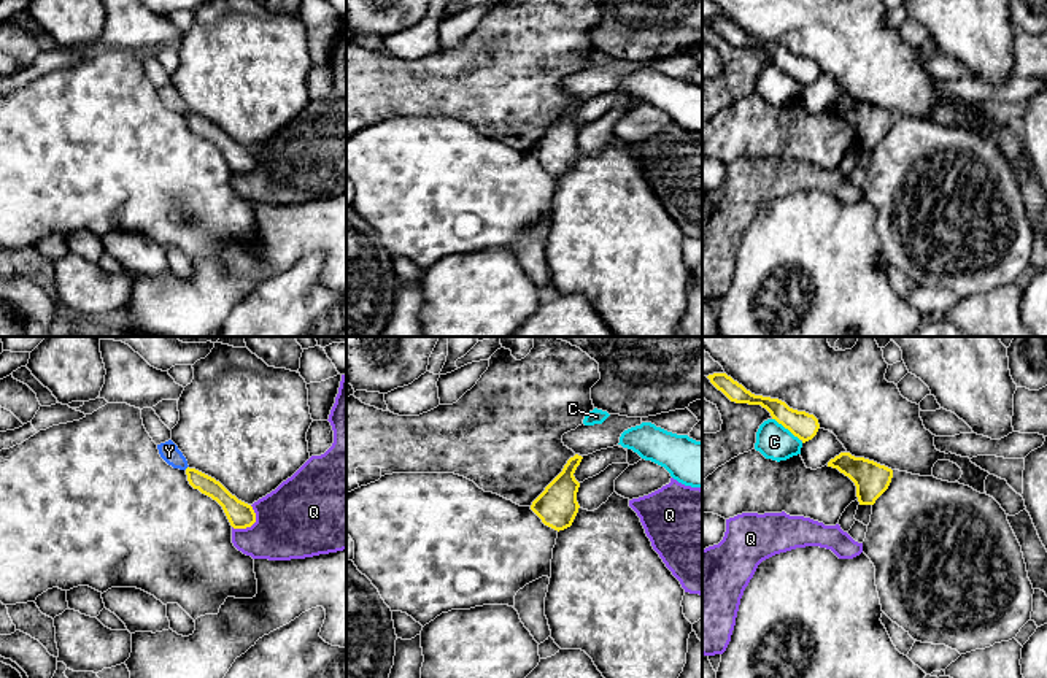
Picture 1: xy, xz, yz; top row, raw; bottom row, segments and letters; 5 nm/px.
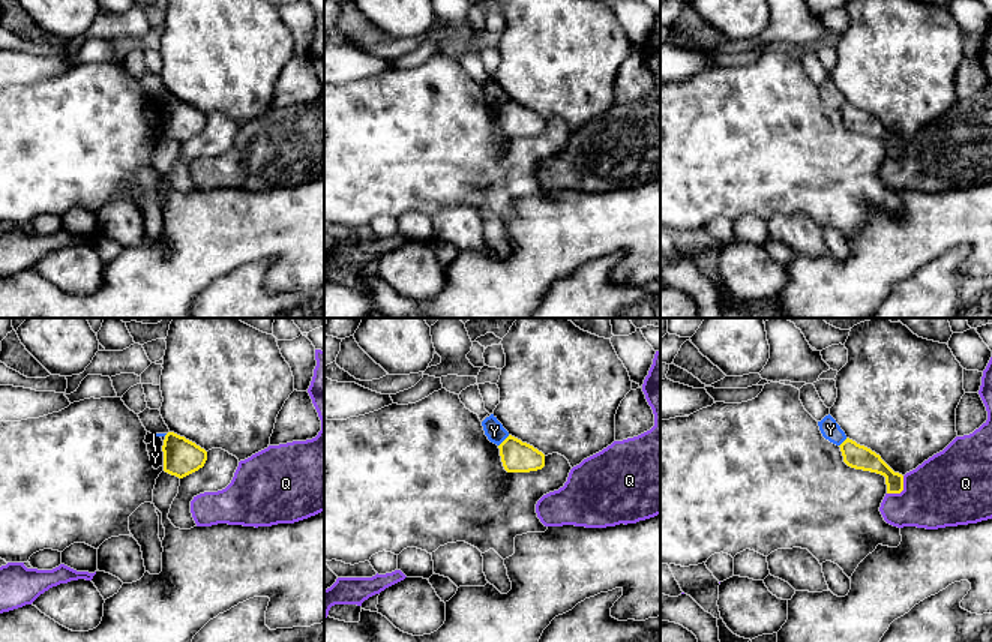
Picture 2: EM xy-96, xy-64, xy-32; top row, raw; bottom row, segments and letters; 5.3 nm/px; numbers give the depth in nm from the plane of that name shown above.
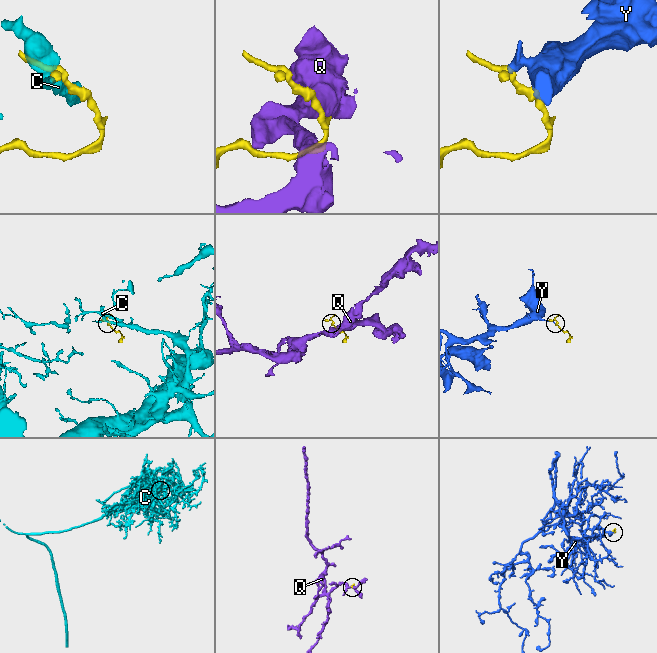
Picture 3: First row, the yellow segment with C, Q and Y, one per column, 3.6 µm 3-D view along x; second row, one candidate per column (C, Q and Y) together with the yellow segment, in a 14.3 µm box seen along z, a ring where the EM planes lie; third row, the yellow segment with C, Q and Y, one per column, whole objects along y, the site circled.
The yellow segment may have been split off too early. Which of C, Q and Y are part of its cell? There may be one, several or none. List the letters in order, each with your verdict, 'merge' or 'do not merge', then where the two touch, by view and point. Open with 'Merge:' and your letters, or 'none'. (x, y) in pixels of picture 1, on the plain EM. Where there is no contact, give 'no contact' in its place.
Merge: none
C: do not merge; contact yz (788, 73)
Q: do not merge; contact xy (251, 169)
Y: do not merge; no contact

